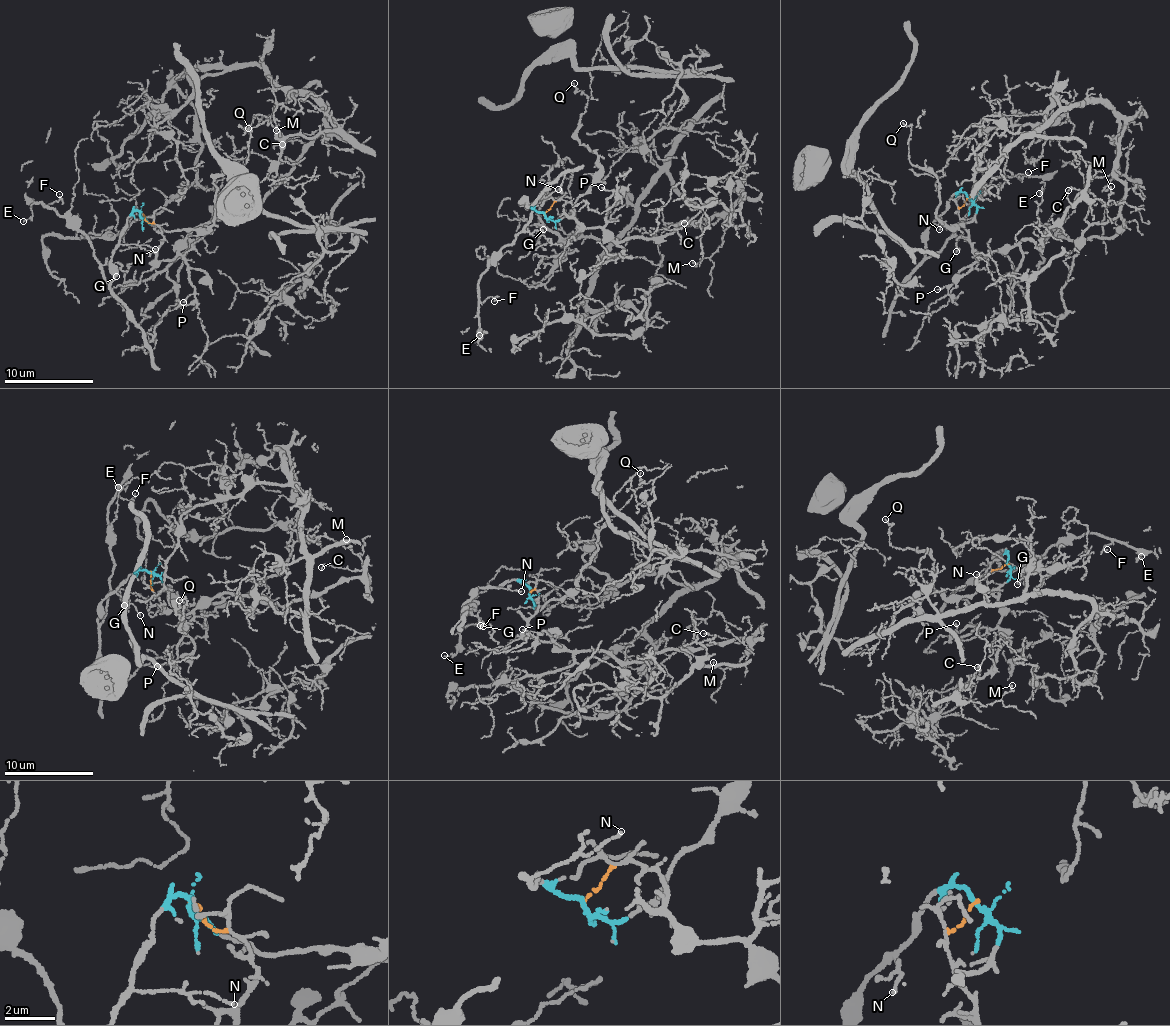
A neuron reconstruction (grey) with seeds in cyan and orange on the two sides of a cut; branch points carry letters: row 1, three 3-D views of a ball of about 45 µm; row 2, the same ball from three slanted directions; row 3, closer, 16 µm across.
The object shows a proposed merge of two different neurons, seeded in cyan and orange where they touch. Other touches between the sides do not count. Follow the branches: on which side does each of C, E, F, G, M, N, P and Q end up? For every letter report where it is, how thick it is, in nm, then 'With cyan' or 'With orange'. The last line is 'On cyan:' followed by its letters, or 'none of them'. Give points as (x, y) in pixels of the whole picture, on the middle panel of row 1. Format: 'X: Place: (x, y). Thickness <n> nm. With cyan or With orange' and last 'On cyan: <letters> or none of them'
C: Place: (684, 223). Thickness 130 nm. With orange
E: Place: (479, 335). Thickness 80 nm. With cyan
F: Place: (494, 301). Thickness 50 nm. With cyan
G: Place: (543, 229). Thickness 150 nm. With cyan
M: Place: (692, 263). Thickness 120 nm. With orange
N: Place: (558, 189). Thickness 110 nm. With cyan
P: Place: (601, 187). Thickness 120 nm. With orange
Q: Place: (574, 83). Thickness 130 nm. With cyan
On cyan: E, F, G, N, Q

